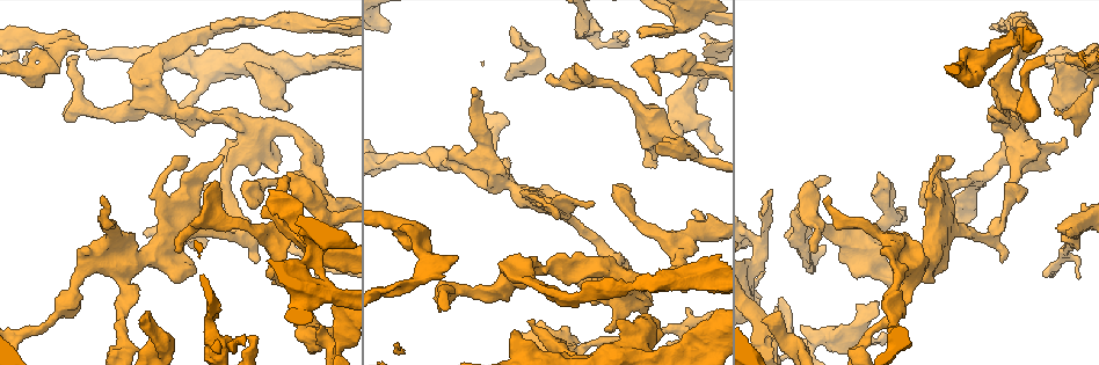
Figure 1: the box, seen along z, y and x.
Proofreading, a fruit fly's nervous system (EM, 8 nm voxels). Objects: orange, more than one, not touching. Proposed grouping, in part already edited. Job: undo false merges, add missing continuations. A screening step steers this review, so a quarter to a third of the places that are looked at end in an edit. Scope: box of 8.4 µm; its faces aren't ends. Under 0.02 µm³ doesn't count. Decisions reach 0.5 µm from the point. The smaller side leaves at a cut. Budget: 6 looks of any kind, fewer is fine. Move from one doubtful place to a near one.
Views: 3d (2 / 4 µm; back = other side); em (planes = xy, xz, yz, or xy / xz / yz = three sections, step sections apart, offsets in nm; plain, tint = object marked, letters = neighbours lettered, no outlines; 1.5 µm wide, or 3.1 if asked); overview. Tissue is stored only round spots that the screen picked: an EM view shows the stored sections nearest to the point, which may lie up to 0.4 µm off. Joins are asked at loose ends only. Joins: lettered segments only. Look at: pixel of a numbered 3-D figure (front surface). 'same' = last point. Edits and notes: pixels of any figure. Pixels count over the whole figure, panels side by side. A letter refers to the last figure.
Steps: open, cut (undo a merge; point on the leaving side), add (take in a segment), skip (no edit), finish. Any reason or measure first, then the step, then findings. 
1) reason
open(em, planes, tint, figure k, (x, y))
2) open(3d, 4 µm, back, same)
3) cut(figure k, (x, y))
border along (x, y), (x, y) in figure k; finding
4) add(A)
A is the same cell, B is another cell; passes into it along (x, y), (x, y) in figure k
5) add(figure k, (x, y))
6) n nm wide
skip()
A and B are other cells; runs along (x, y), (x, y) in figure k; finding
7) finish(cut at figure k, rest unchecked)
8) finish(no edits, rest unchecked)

thick end
open(3d, 2 µm, figure 1, (874, 303))

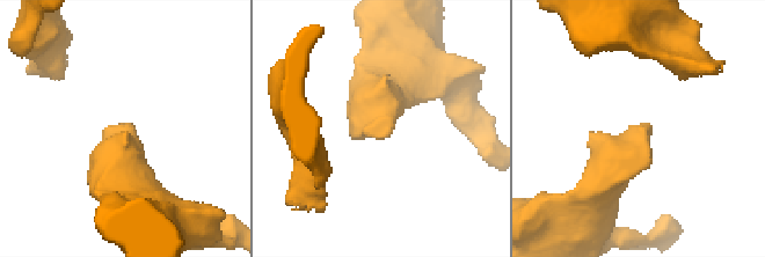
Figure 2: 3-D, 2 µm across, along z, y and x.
need the tissue
open(em, yz, step 8, letters, figure 2, (645, 125))

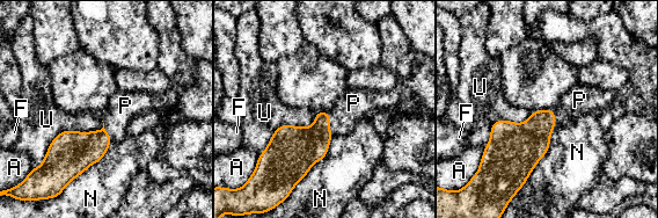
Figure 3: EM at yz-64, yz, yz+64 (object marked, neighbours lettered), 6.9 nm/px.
open(em, planes, letters, same)

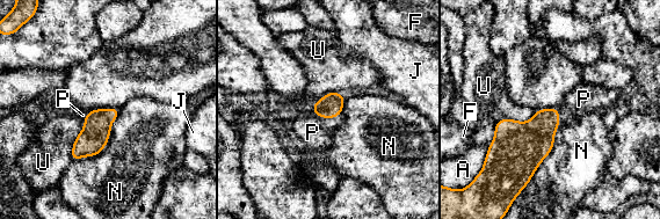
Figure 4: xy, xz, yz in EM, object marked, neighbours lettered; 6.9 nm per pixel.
add(P)
P is the same cell, A, F, J, N and U are other cells; it goes on there

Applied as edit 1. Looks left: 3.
redraw
open(overview)

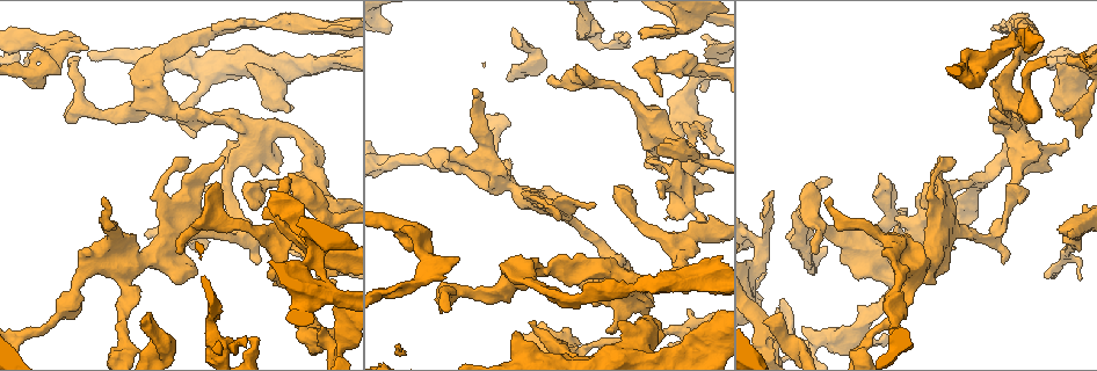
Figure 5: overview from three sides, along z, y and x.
an open end
open(em, planes, letters, figure 5, (659, 323))

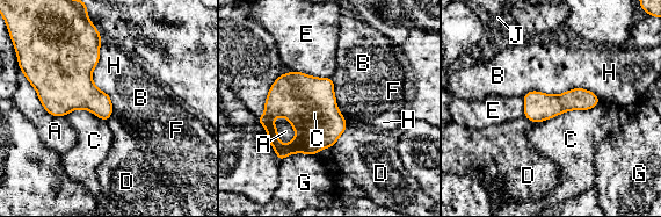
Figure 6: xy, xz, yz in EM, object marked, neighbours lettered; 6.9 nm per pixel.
C touches over 480 nm
skip()
A, B, C, D, E, F, G, H and J are other cells; border along (331, 78), (335, 106), (341, 114) in figure 6; no lettered segment goes on from it

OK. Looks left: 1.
finish(add at figure 4, rest unchecked)

